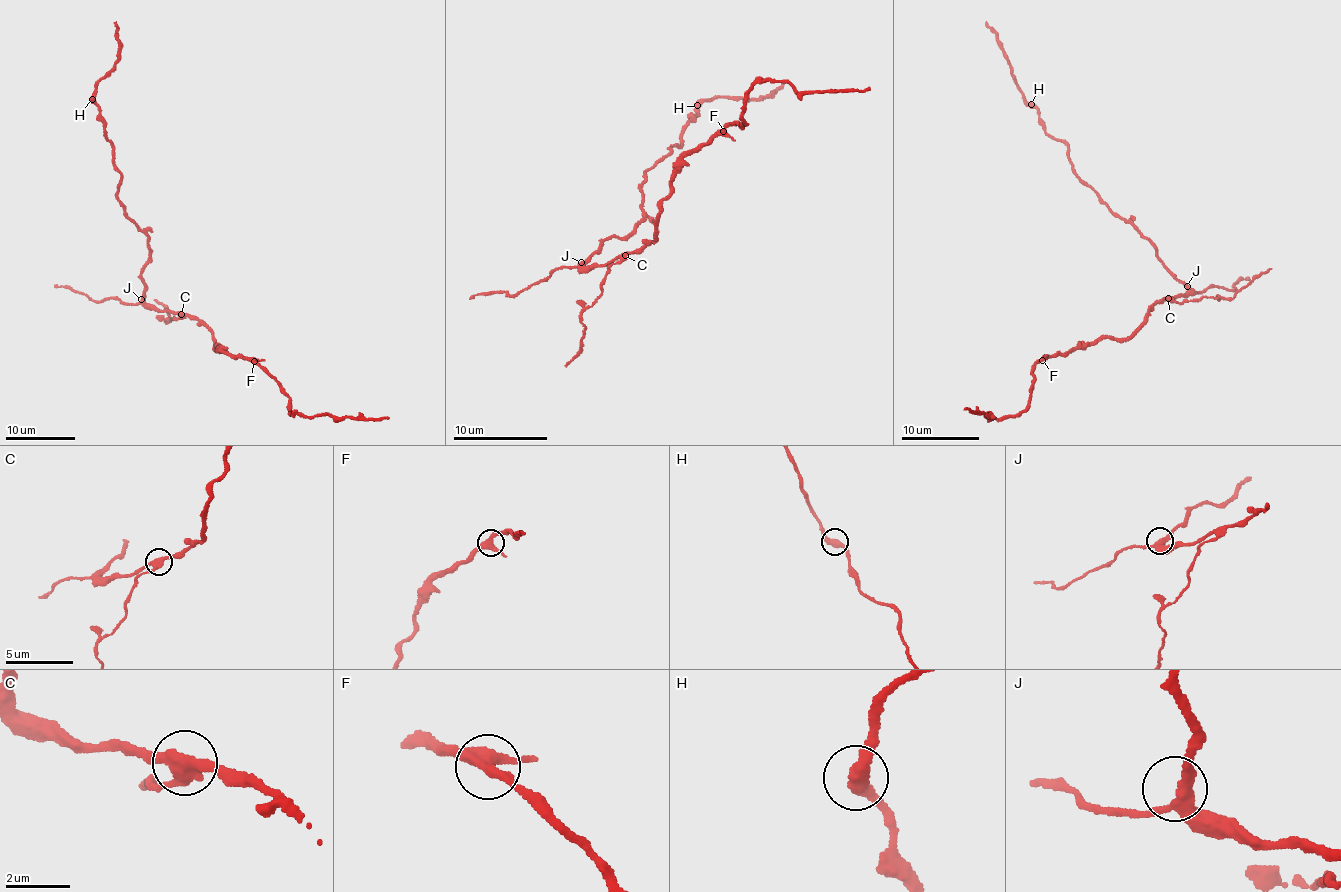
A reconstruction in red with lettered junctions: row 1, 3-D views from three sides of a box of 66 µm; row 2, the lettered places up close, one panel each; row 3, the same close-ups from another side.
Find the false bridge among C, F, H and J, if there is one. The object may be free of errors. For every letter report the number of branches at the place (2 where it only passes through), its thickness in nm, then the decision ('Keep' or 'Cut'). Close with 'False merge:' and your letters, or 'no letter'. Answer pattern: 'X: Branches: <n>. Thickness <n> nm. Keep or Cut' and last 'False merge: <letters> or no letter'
C: Branches: 3. Thickness 360 nm. Cut
F: Branches: 3. Thickness 360 nm. Keep
H: Branches: 2. Thickness 400 nm. Keep
J: Branches: 3. Thickness 300 nm. Keep
False merge: C

